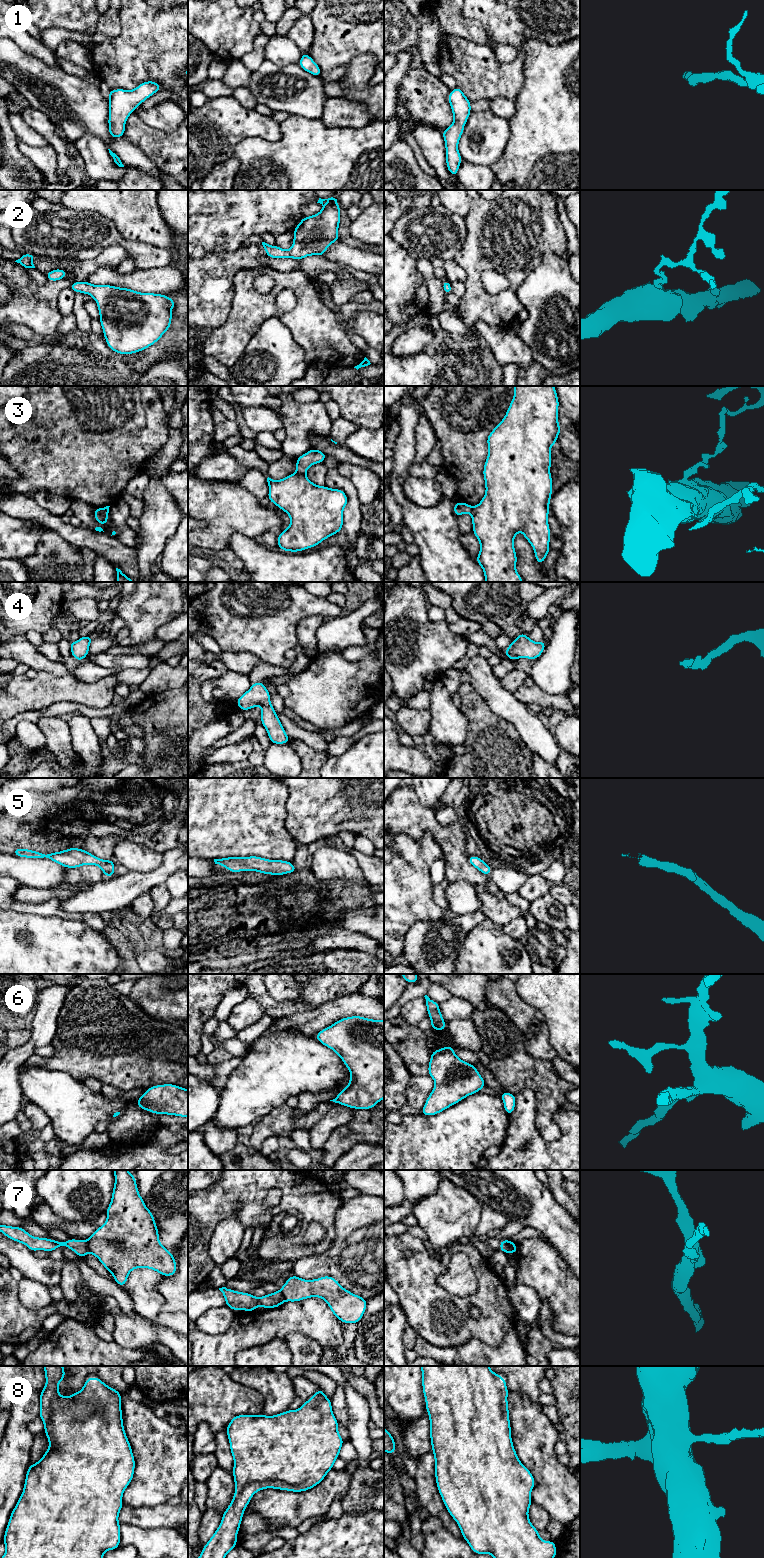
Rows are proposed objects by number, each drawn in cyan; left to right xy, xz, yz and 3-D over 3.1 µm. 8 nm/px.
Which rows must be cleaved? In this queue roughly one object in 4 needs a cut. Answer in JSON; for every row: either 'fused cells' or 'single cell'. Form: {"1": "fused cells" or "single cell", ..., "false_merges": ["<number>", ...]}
{"1": "single cell", "2": "single cell", "3": "fused cells", "4": "single cell", "5": "single cell", "6": "single cell", "7": "fused cells", "8": "single cell", "false_merges": ["3", "7"]}

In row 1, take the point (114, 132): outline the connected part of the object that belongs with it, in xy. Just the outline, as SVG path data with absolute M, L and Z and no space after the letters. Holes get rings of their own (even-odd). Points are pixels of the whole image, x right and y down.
M146 81L133 90L109 90L109 135L113 138L122 137L125 134L125 123L130 114L161 89L162 86L157 82Z

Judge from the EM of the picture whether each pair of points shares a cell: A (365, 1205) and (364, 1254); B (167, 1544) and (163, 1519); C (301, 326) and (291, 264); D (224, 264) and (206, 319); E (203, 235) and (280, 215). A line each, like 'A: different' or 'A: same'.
A: same
B: different
C: different
D: same
E: same

